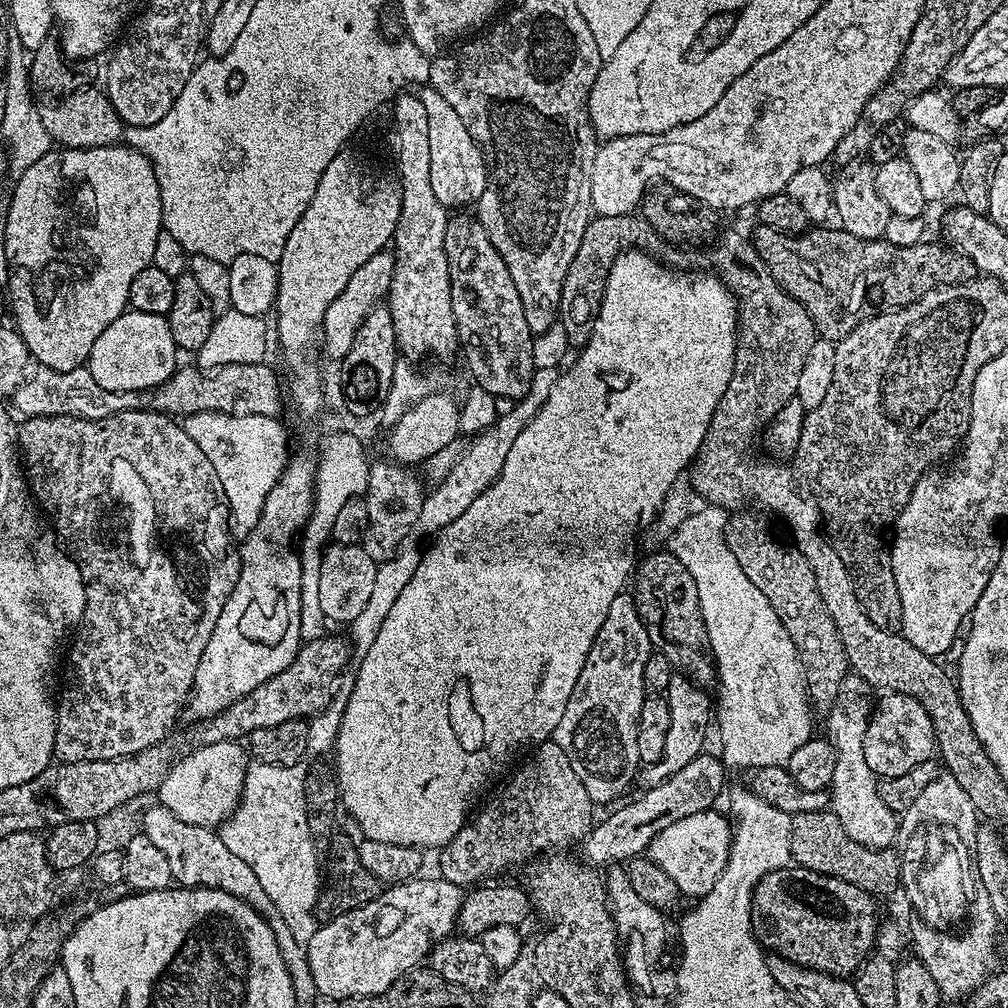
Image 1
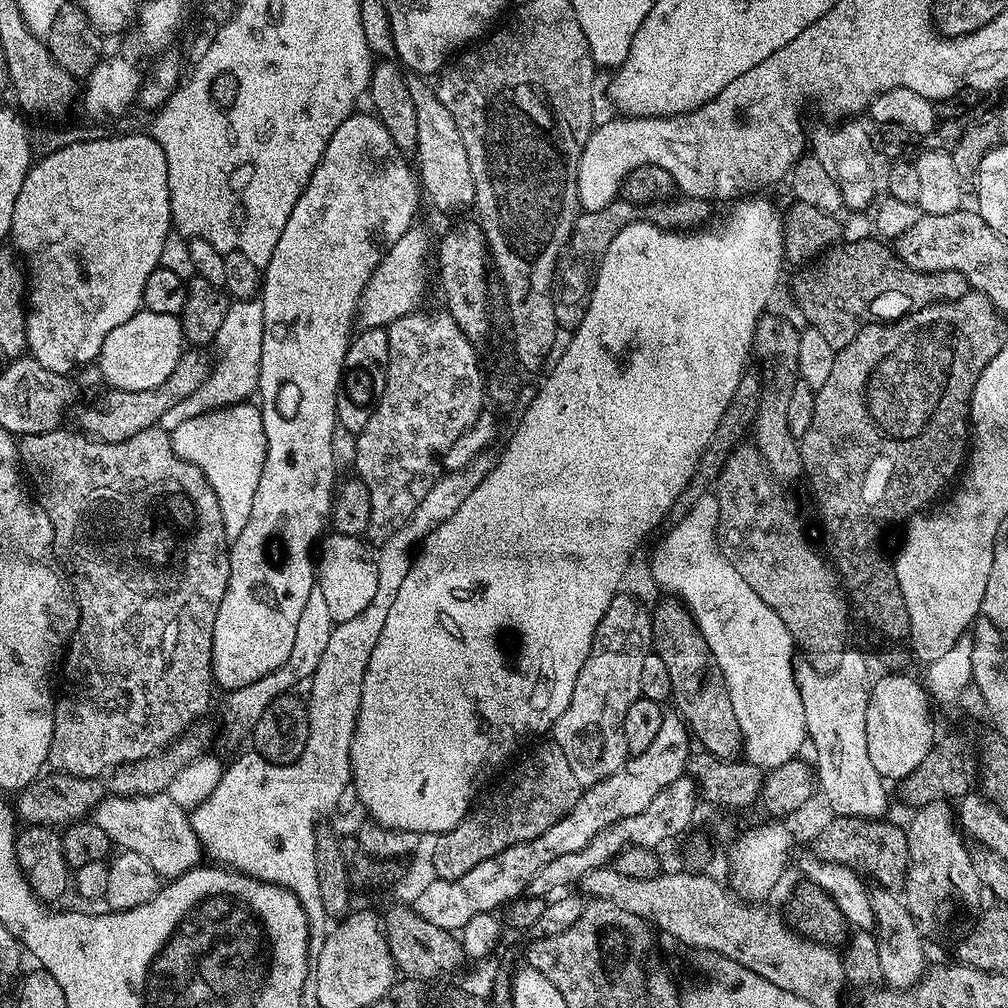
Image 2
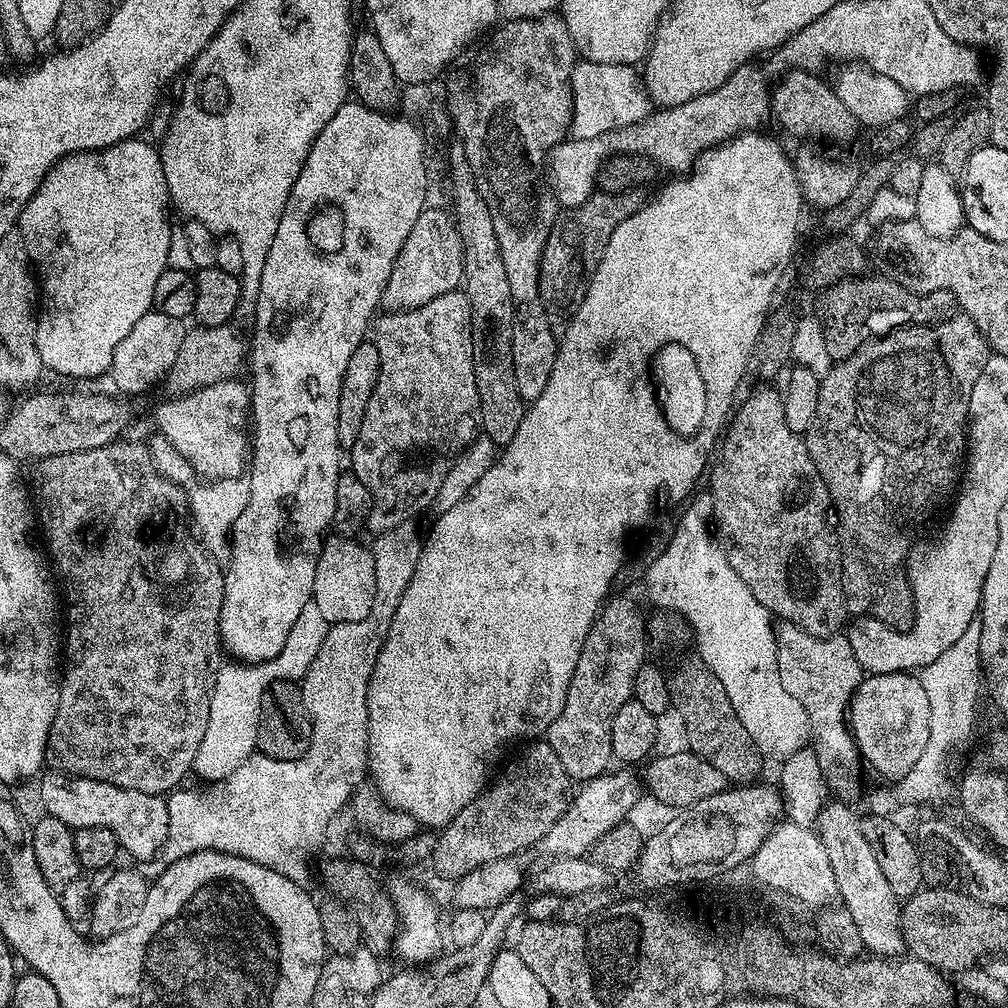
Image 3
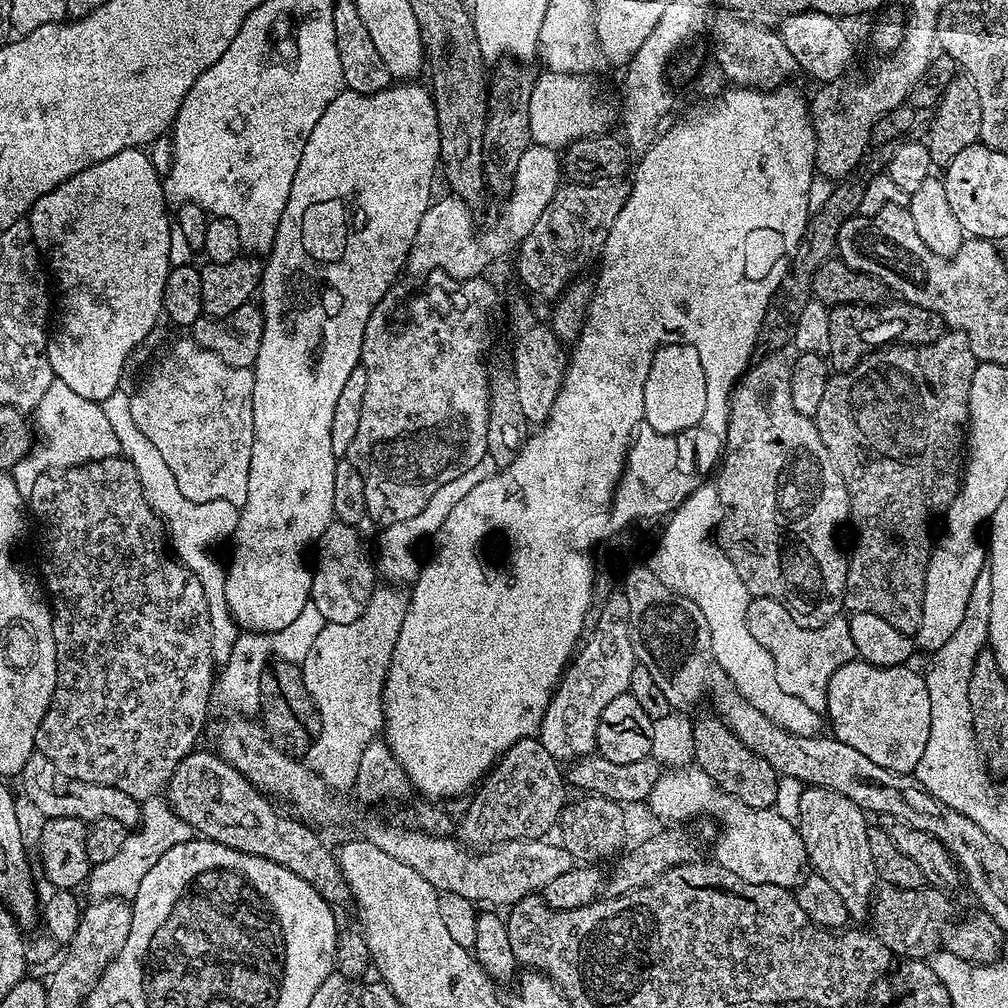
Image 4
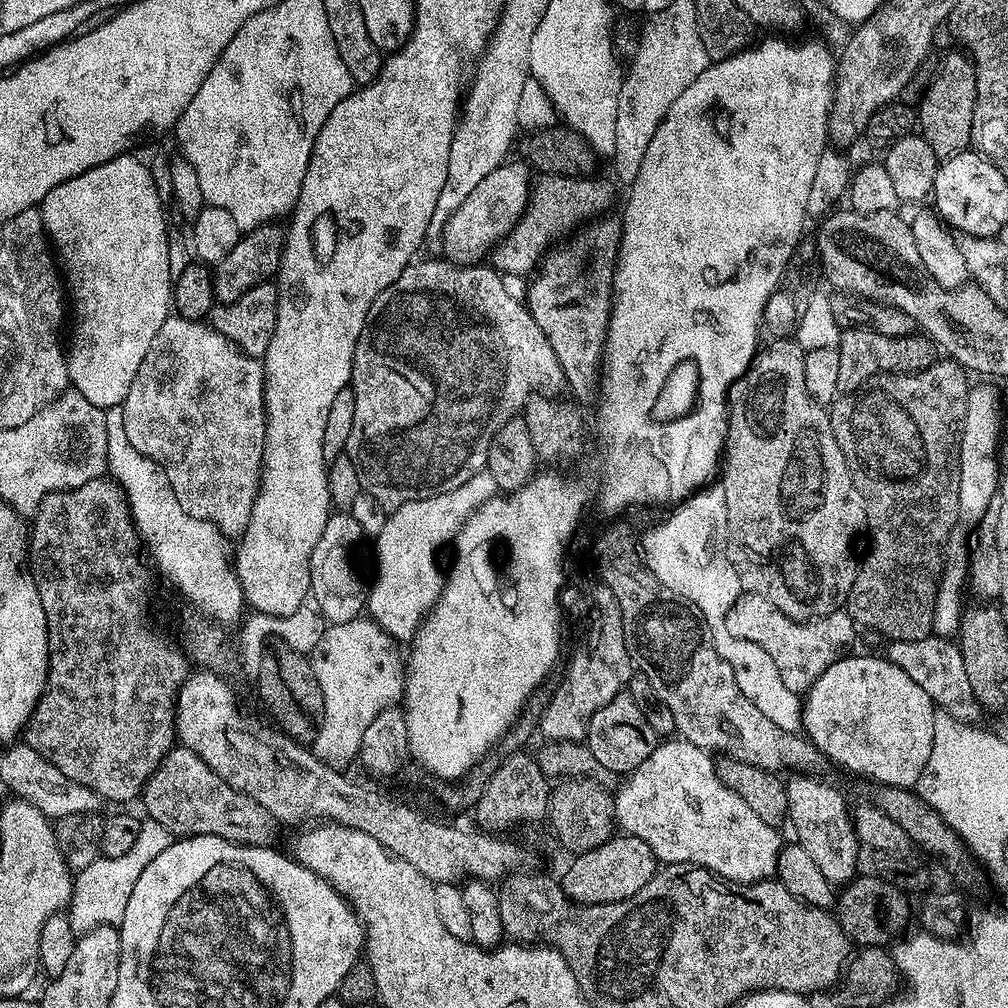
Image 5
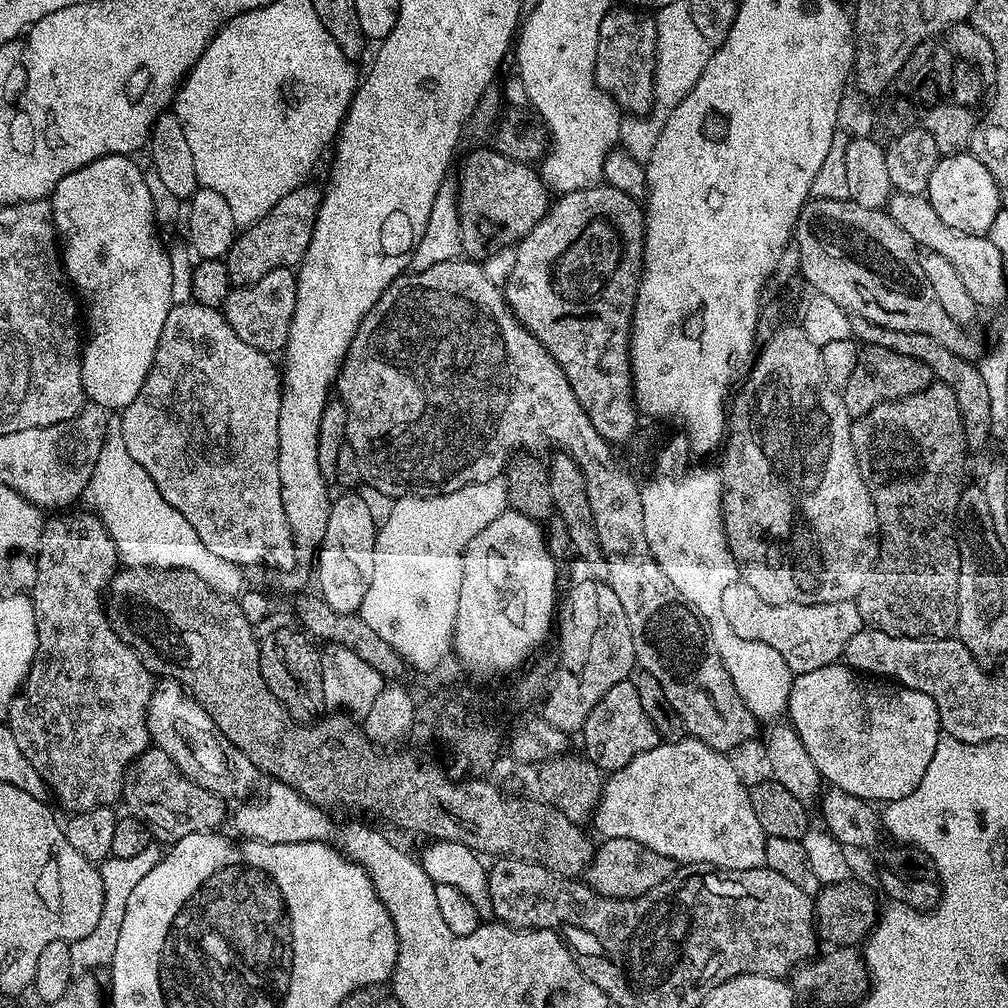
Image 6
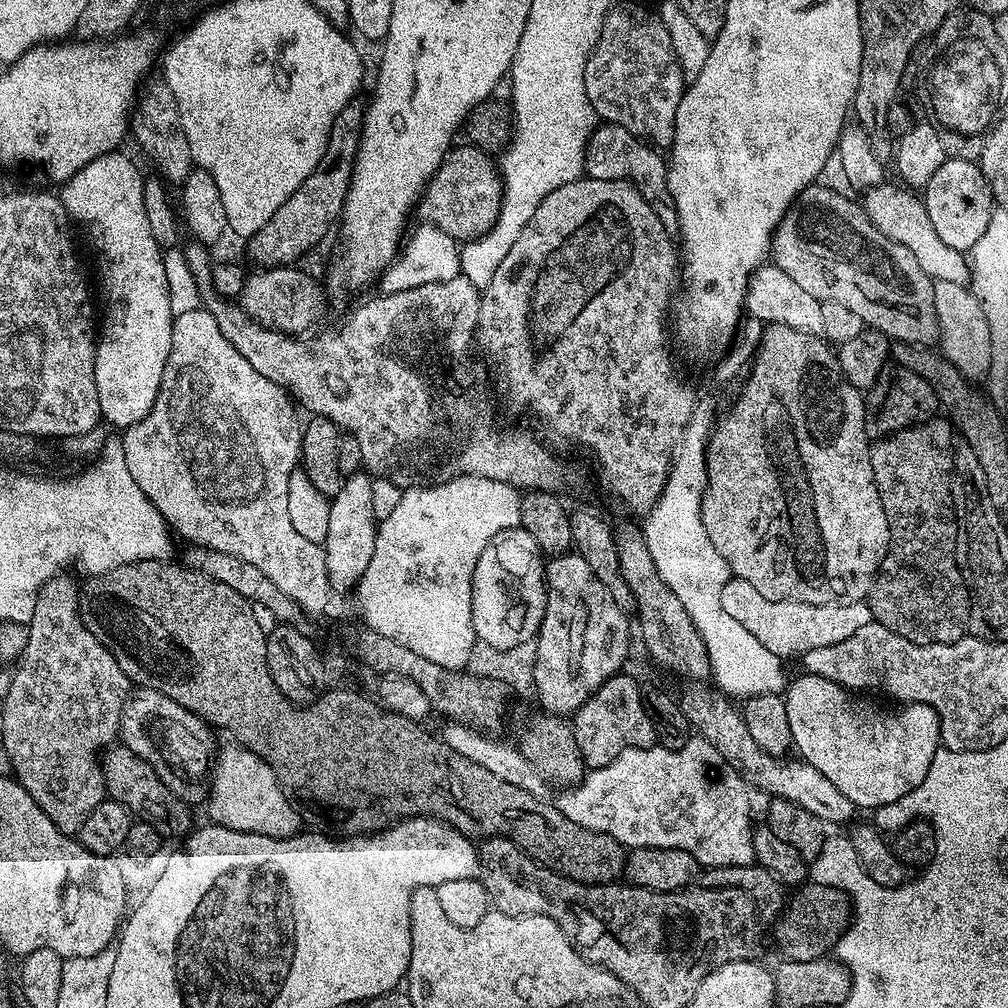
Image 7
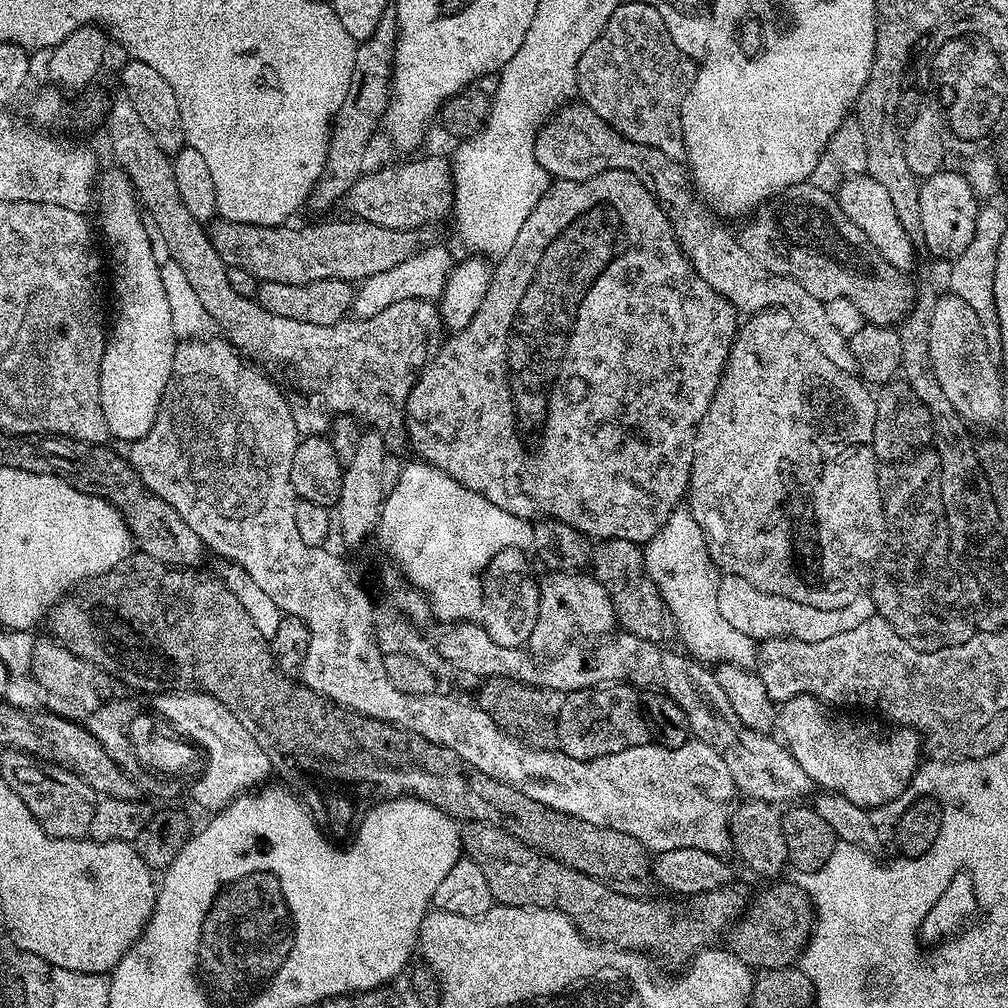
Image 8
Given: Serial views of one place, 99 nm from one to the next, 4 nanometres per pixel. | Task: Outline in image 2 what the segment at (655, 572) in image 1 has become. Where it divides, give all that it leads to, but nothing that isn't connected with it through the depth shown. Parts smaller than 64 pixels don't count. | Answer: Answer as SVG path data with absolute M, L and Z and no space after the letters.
M664 598L656 609L651 609L650 615L652 646L670 674L670 700L676 703L675 711L687 724L695 743L703 751L722 760L737 759L741 755L744 739L734 714L734 702L730 702L726 678L710 646L706 646L706 638L702 638L702 630L698 630L696 619L676 598Z

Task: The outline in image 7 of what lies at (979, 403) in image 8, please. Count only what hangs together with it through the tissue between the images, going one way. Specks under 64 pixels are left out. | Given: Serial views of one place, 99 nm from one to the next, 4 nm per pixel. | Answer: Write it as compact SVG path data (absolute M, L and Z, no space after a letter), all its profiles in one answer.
M934 280L934 314L938 318L939 351L969 382L983 381L992 365L990 354L990 322L982 314L982 306L968 284Z

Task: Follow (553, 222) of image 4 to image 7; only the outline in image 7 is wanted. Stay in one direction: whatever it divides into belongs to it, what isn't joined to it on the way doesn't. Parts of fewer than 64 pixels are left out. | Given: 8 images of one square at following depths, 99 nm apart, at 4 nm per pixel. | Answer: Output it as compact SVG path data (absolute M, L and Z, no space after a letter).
M460 143L444 155L444 161L429 178L414 212L421 216L423 223L433 224L457 242L467 242L479 240L491 230L502 207L502 181L489 153L470 143Z

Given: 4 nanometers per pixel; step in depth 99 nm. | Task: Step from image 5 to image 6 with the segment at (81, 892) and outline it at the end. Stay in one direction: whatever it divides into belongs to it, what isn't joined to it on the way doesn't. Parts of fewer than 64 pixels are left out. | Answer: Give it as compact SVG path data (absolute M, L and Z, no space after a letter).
M150 846L142 850L142 854L134 854L134 858L122 858L117 860L109 858L99 865L102 886L104 887L104 901L102 902L102 918L98 918L98 926L94 928L81 940L71 941L70 958L73 965L80 970L94 970L90 968L100 968L111 965L114 954L118 950L118 938L122 930L122 918L126 918L126 902L128 895L150 874L150 870L156 864L162 855L161 849L156 846Z

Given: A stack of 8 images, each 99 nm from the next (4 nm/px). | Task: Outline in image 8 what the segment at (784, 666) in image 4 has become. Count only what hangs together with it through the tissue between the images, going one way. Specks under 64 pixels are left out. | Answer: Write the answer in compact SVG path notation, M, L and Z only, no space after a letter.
M724 574L721 575L718 586L718 610L735 630L740 630L755 642L779 636L793 636L802 642L822 642L822 638L834 638L834 634L854 630L854 626L876 615L876 604L871 595L865 594L854 598L854 602L837 608L806 606L806 602L794 602L794 598L758 590L758 586L746 582L746 578L741 576Z

